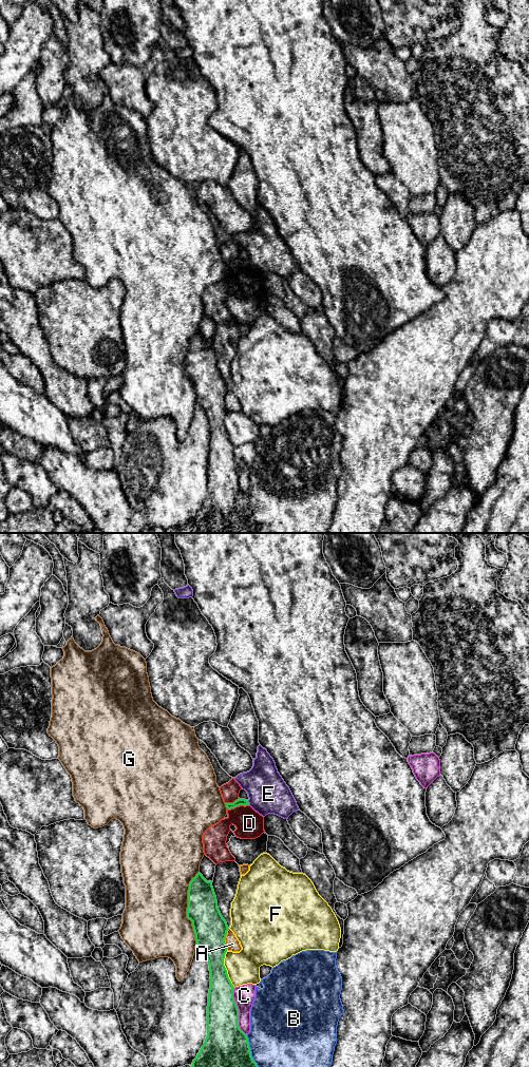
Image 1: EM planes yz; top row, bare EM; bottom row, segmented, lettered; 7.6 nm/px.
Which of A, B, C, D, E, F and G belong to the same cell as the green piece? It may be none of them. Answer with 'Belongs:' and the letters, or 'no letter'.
Belongs: no letter

